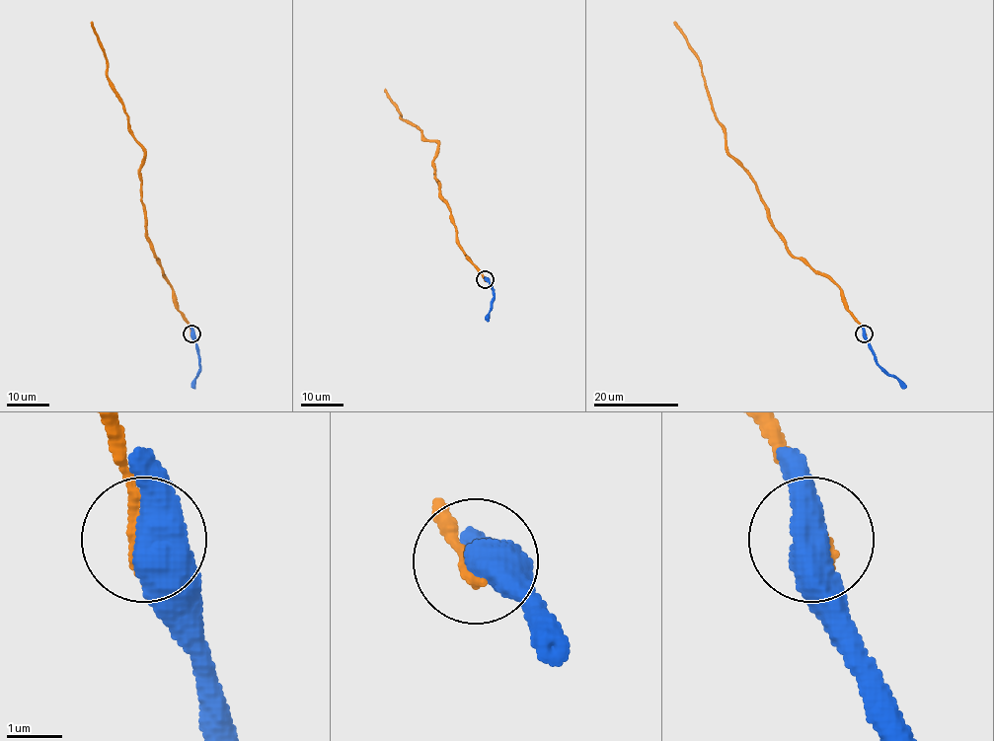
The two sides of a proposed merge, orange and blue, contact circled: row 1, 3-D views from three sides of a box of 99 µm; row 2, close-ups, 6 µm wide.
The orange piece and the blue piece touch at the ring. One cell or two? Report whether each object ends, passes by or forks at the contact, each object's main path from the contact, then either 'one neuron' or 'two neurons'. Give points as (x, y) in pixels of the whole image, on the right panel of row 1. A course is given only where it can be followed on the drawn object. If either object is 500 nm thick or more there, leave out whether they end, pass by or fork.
course orange (865, 333), (843, 291), (796, 258), (774, 226), (751, 176), (728, 151), (701, 61), (673, 22); course blue (865, 333), (875, 361), (904, 389); one neuron

